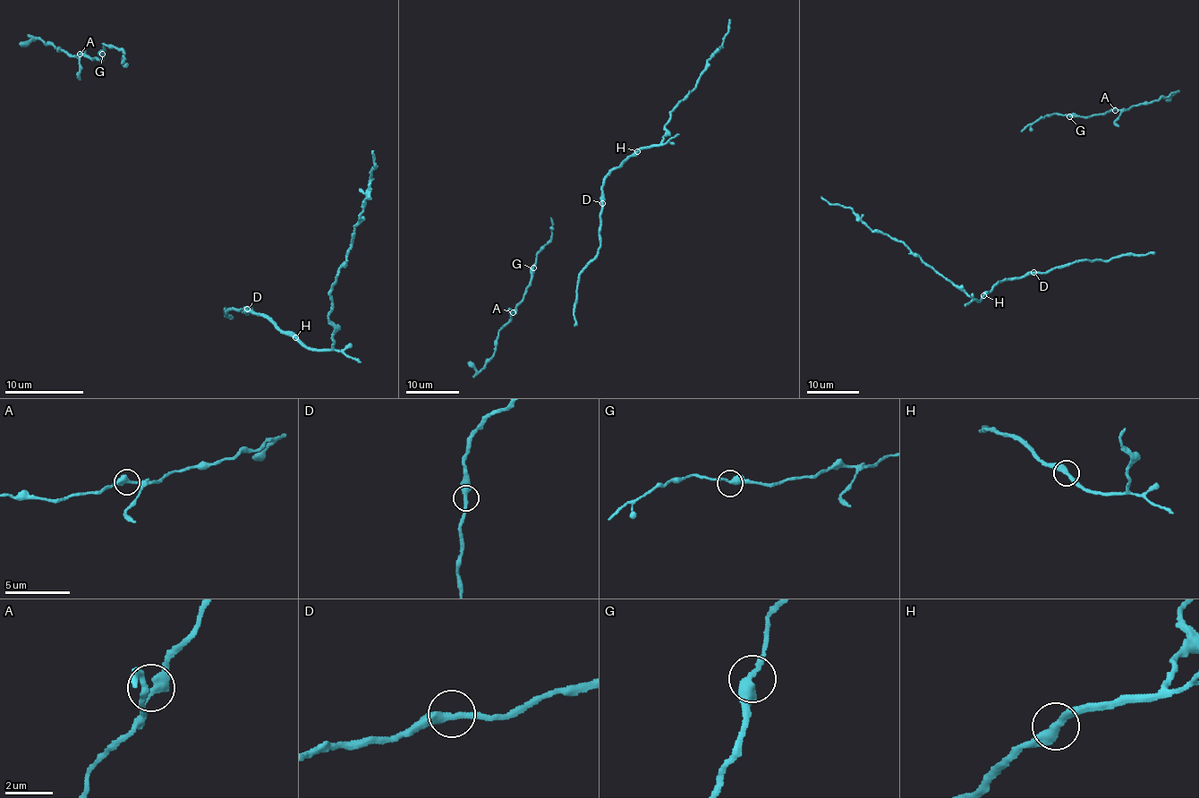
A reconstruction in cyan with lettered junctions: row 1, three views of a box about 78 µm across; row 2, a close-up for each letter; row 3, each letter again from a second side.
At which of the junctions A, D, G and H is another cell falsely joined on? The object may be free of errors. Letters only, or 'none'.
H

